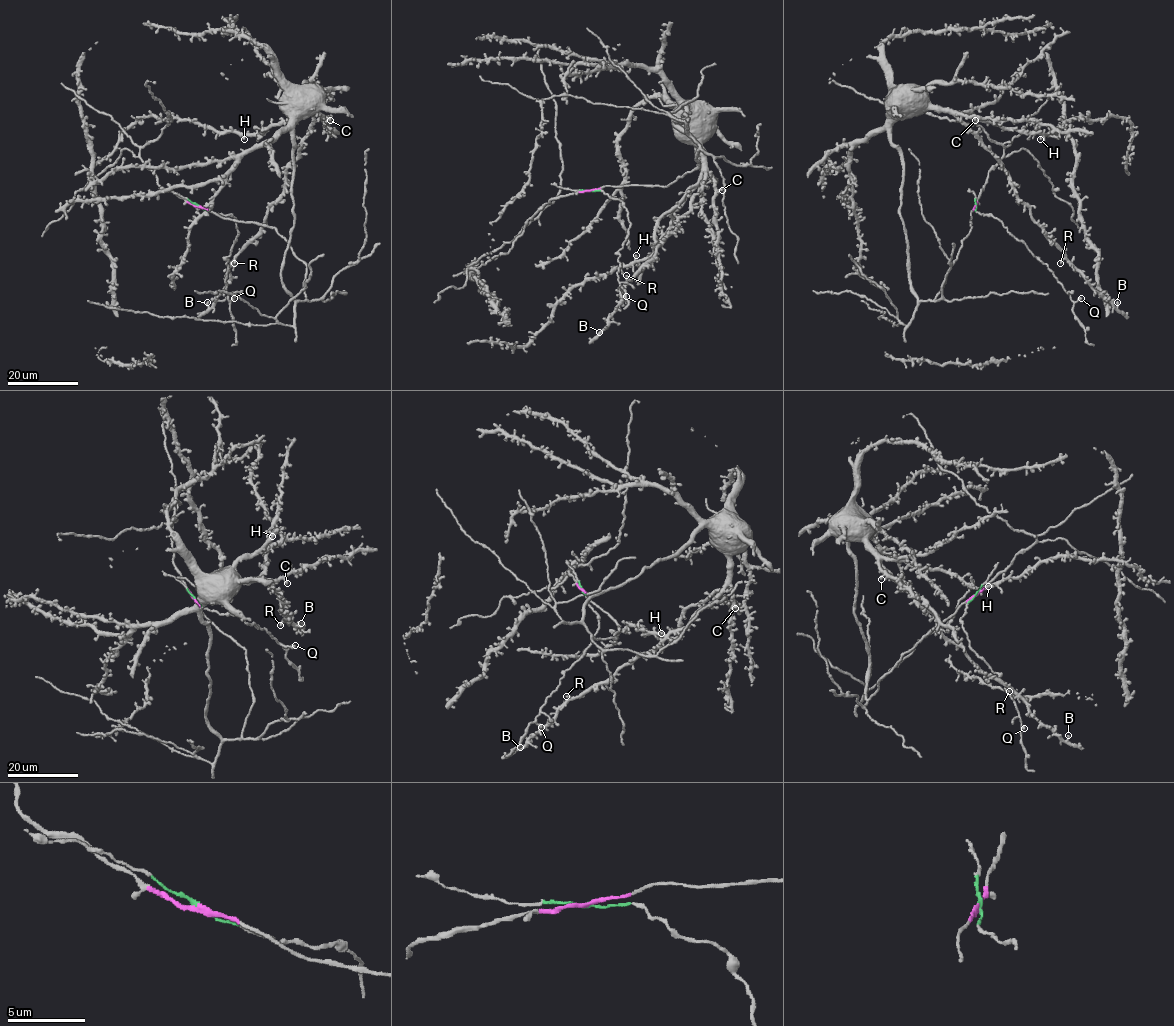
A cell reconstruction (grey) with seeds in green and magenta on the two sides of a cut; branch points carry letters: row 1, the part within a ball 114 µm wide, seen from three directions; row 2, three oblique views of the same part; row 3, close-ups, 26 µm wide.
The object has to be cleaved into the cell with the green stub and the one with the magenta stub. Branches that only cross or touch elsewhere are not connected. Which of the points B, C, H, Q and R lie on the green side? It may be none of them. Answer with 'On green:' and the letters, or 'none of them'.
On green: Q

